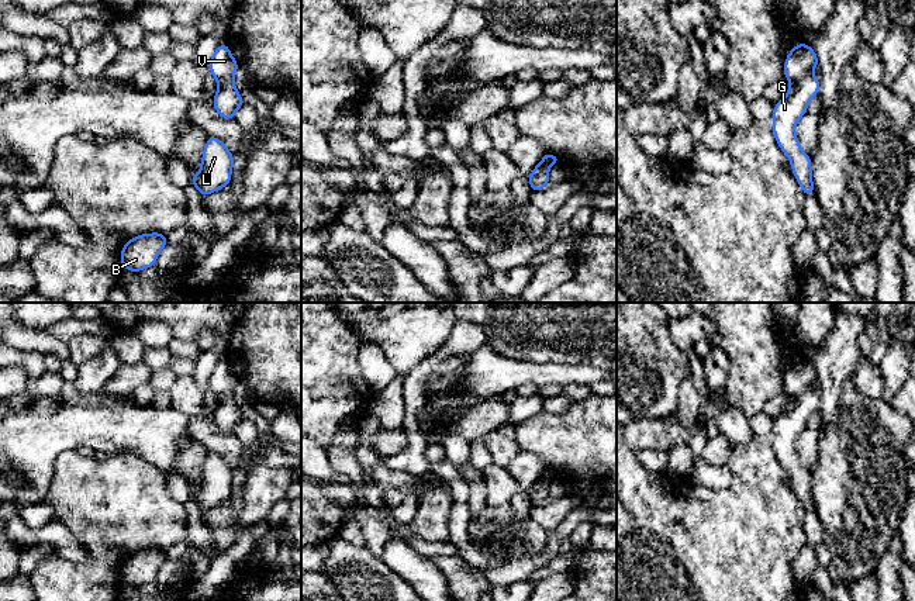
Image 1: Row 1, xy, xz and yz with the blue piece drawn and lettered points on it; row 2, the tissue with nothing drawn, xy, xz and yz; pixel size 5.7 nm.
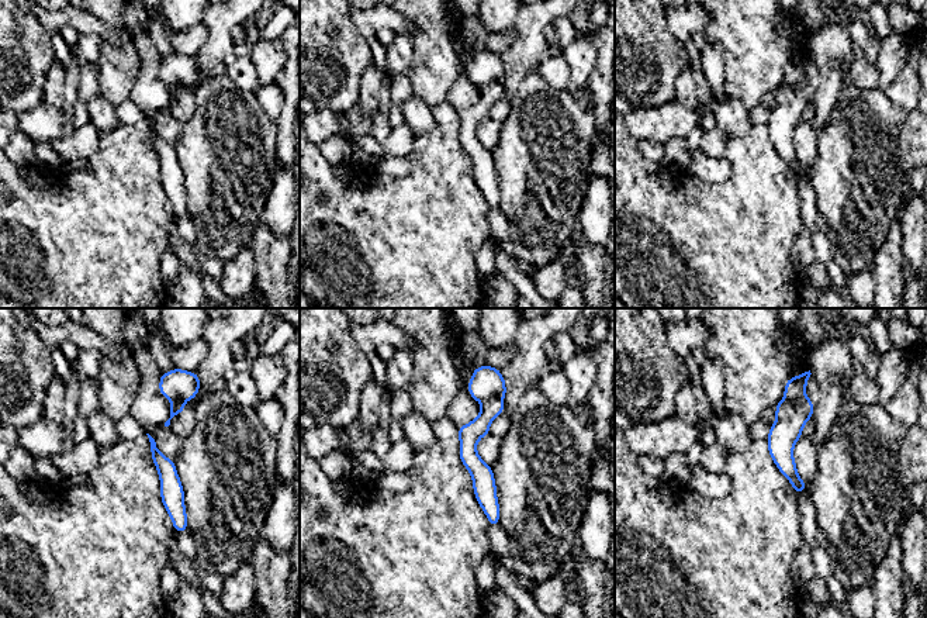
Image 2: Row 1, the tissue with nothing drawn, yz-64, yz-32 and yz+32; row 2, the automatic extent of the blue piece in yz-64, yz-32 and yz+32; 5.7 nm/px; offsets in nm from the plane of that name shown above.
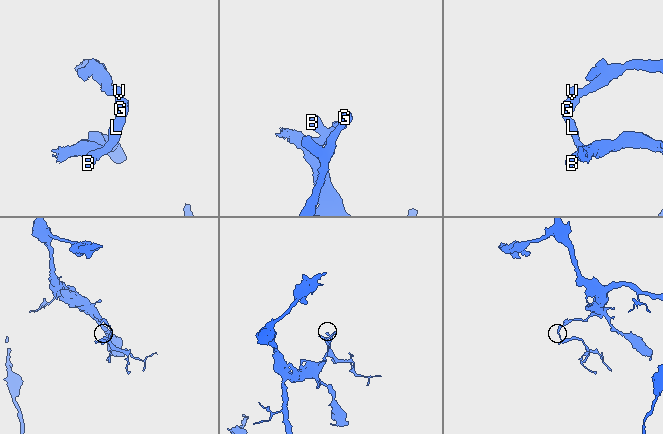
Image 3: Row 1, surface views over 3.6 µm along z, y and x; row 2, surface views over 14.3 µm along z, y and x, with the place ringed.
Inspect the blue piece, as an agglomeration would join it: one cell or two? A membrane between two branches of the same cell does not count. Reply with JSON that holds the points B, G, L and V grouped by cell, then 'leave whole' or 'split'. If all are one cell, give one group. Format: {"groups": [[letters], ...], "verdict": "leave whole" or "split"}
{"groups": [["B", "G", "L"], ["V"]], "verdict": "split"}

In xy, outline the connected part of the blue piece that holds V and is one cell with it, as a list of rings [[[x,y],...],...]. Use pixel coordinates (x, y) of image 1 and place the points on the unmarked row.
[[[222,359],[213,369],[208,383],[215,396],[221,397],[225,394],[234,394],[234,390],[239,380],[231,370],[228,360]]]

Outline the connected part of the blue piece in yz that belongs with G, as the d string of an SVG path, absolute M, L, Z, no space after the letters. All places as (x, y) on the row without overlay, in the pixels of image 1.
M812 388L797 397L790 397L788 408L774 421L771 429L776 456L788 472L793 488L805 511L815 507L812 483L811 473L800 462L795 439L807 429L808 419L812 412L818 411L818 407L819 394Z

